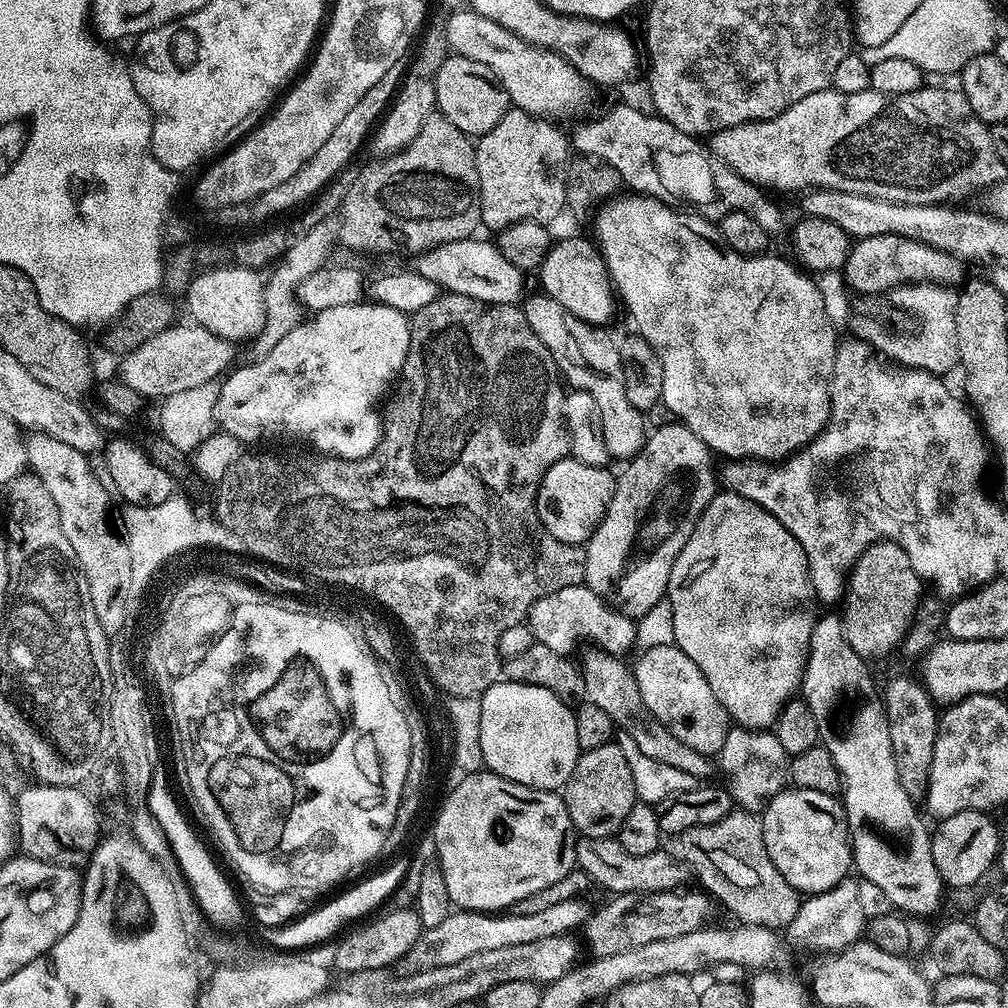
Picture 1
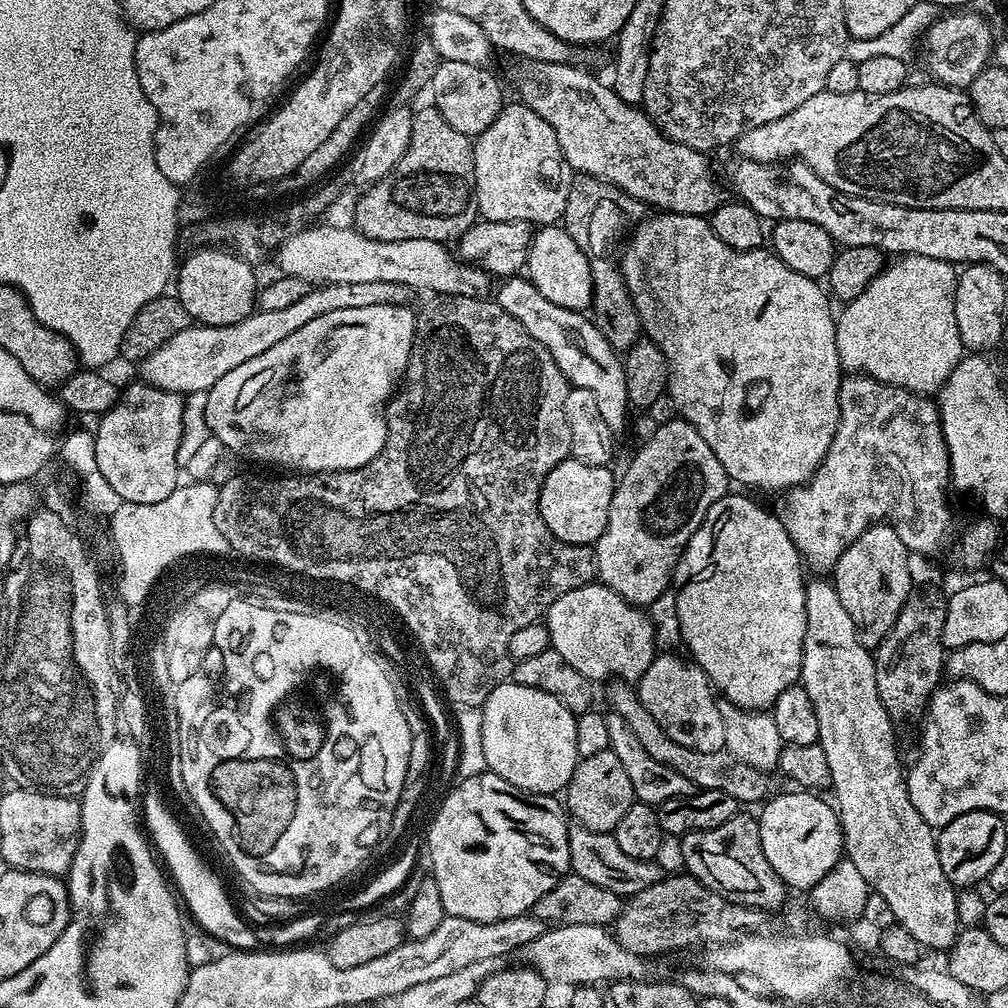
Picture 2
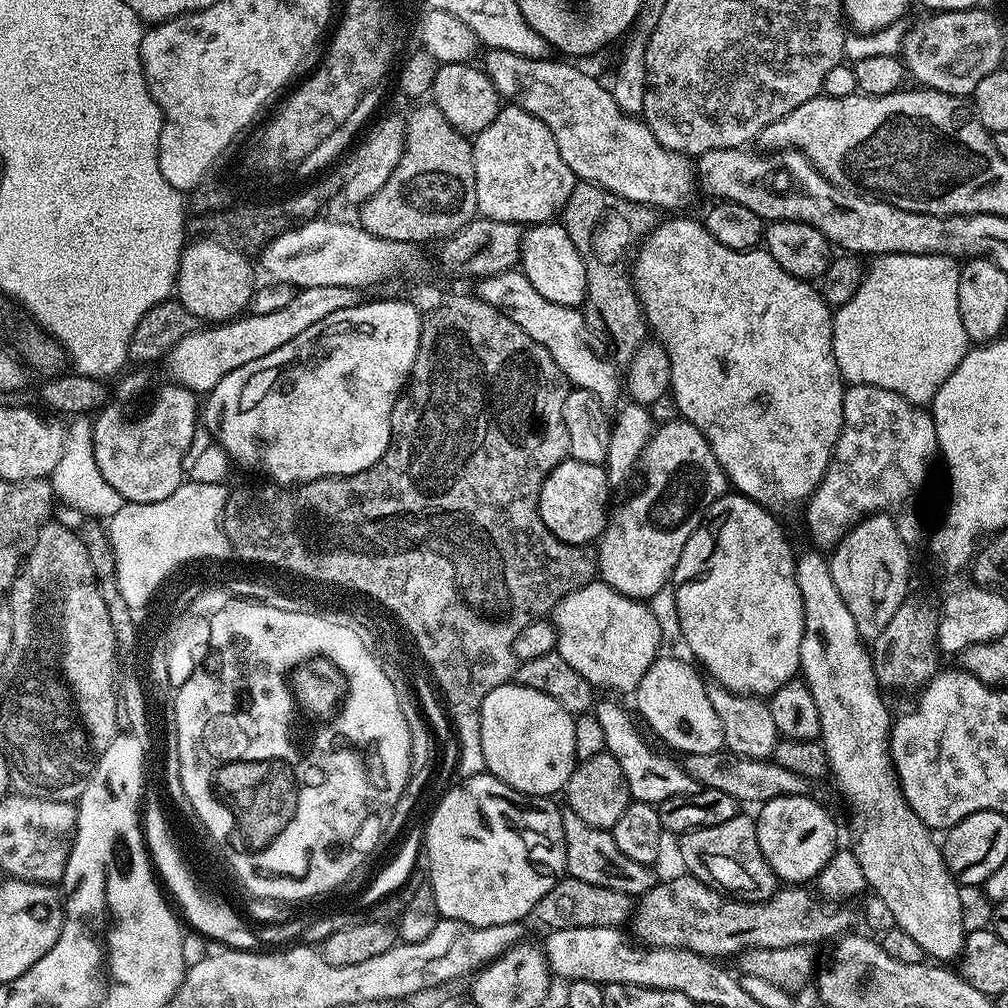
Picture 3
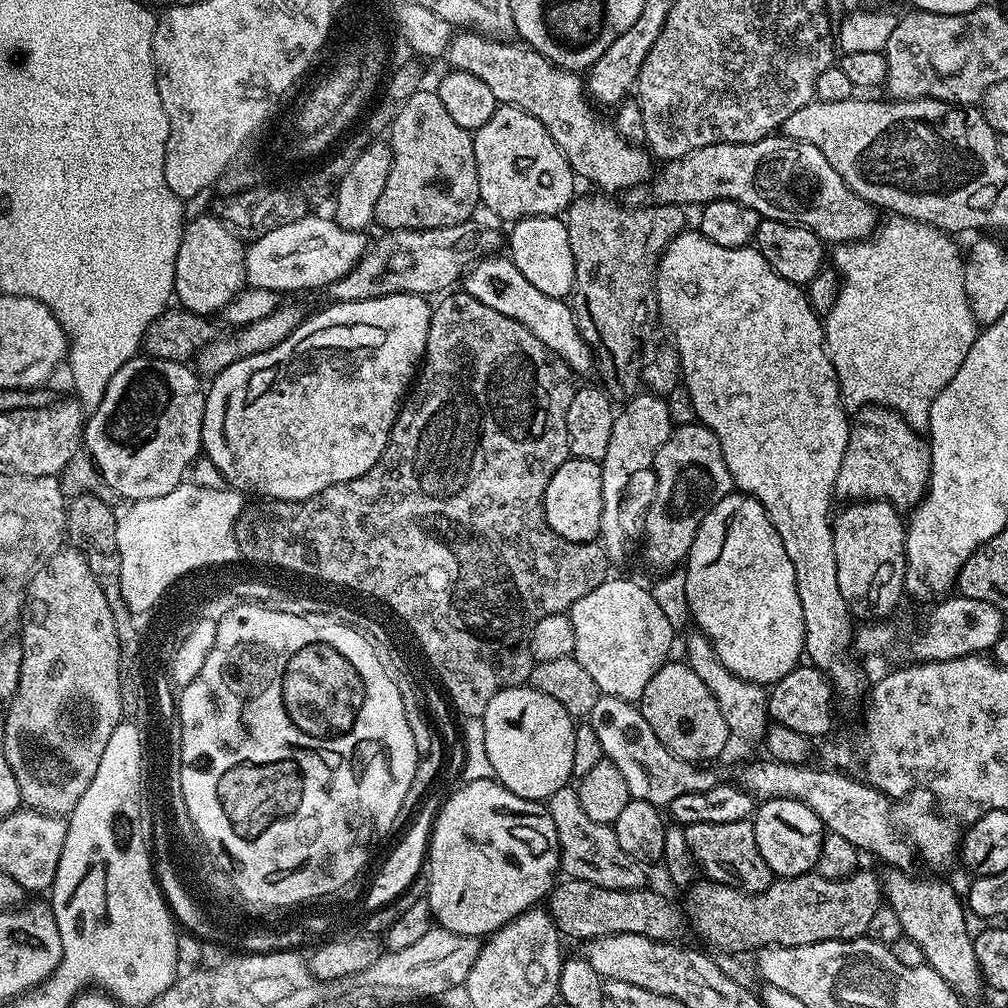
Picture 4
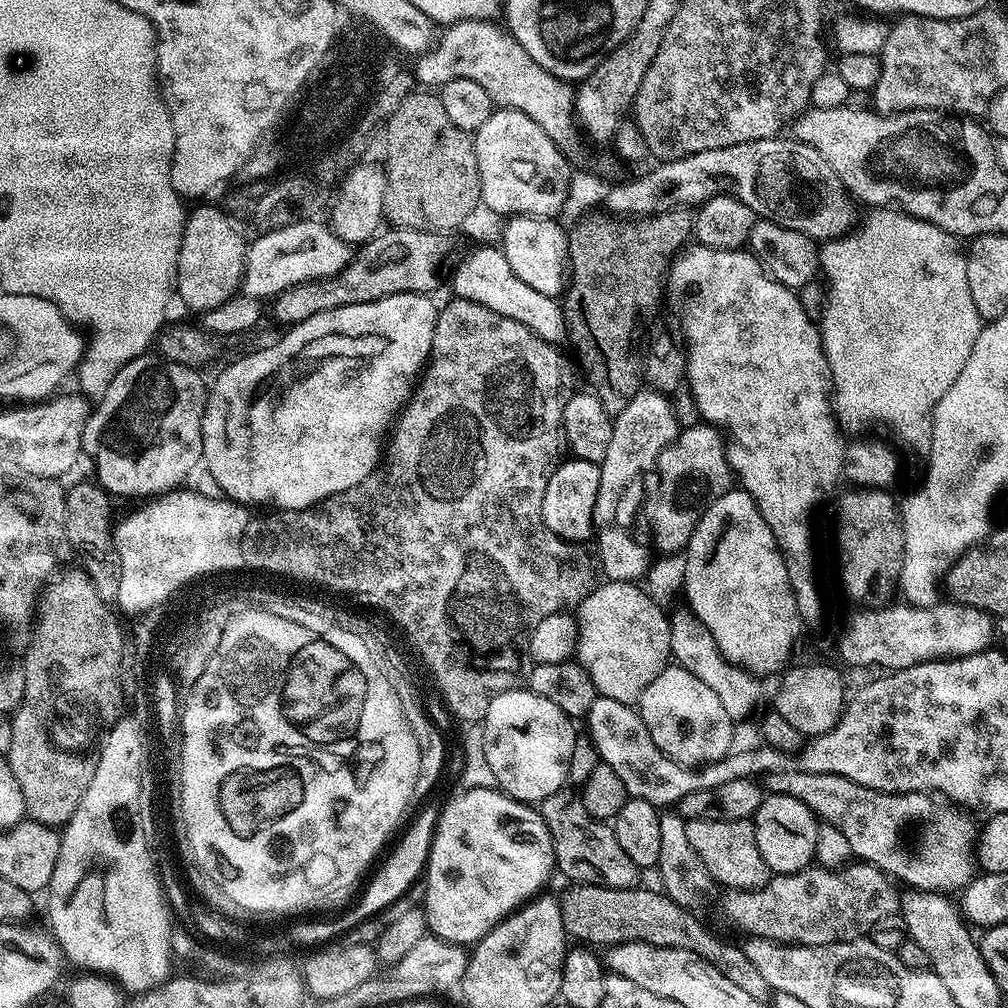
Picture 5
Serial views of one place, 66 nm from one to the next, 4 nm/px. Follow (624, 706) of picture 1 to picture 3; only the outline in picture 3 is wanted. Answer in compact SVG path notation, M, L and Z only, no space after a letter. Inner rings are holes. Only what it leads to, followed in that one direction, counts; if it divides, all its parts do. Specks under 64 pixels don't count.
M721 750L710 754L687 754L682 763L690 776L700 783L701 788L722 790L730 794L730 798L745 805L759 806L779 796L802 796L810 788L810 782L805 776L794 774L794 770L784 769L772 758L755 760L749 756L739 756L736 752Z

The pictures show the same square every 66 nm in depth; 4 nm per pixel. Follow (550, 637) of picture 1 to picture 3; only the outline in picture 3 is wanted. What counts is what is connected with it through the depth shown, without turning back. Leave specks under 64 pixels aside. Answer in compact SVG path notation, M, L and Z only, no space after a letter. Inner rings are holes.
M593 582L582 586L578 590L574 590L566 598L560 600L554 609L554 623L556 626L556 651L560 653L562 658L566 658L566 662L570 662L570 666L574 666L574 670L578 670L578 674L582 674L582 678L586 678L586 682L592 684L593 689L600 690L600 688L609 688L609 693L620 694L616 692L628 692L628 694L635 693L636 687L642 682L642 678L646 674L646 670L650 670L650 666L661 655L662 641L660 638L658 621L652 613L649 605L642 600L635 600L634 598L622 594L618 590L614 590L609 584L603 582Z

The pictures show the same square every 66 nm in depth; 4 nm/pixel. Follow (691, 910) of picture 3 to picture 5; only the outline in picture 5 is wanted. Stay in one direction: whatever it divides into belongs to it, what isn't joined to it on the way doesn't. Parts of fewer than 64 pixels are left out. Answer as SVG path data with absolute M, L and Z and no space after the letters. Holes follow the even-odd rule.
M849 862L838 868L809 866L800 872L773 875L760 888L729 891L728 914L751 937L760 936L778 944L804 944L807 948L841 944L867 937L871 928L879 929L887 916L899 913L901 893L895 887L888 873L867 862Z

